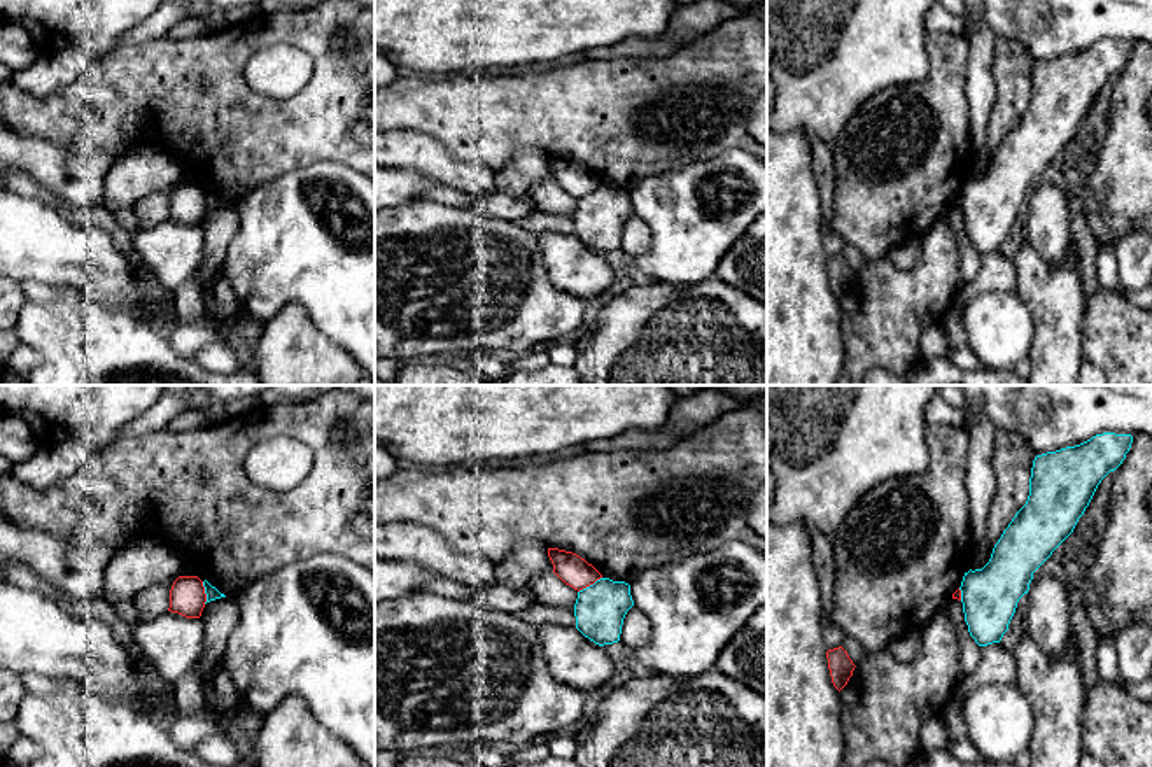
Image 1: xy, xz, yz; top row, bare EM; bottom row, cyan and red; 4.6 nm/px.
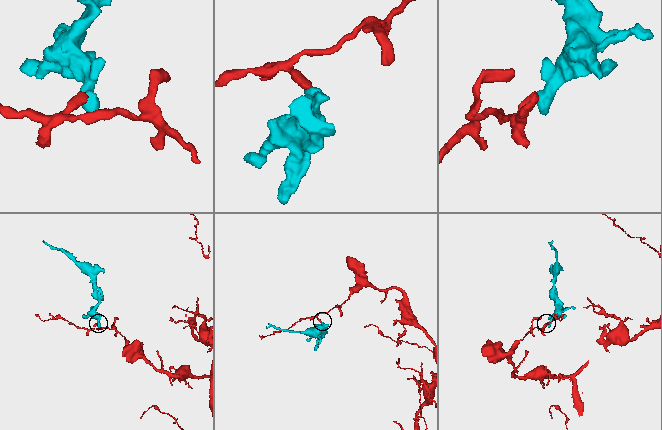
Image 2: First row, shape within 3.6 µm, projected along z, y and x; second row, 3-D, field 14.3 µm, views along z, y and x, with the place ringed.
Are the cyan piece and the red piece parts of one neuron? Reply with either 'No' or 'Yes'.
No

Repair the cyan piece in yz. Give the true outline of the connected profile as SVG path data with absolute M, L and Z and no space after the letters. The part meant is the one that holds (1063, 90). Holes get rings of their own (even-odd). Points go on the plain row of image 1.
M1103 40L1035 65L1026 112L1003 138L989 170L965 180L959 194L965 229L979 254L1001 249L1033 180L1073 140L1098 93L1122 72L1131 51L1131 42Z

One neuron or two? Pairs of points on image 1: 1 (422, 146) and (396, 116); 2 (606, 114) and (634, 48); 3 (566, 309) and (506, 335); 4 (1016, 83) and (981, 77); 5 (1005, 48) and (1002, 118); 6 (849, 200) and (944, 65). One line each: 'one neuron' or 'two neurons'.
1: two neurons
2: two neurons
3: one neuron
4: two neurons
5: one neuron
6: one neuron

